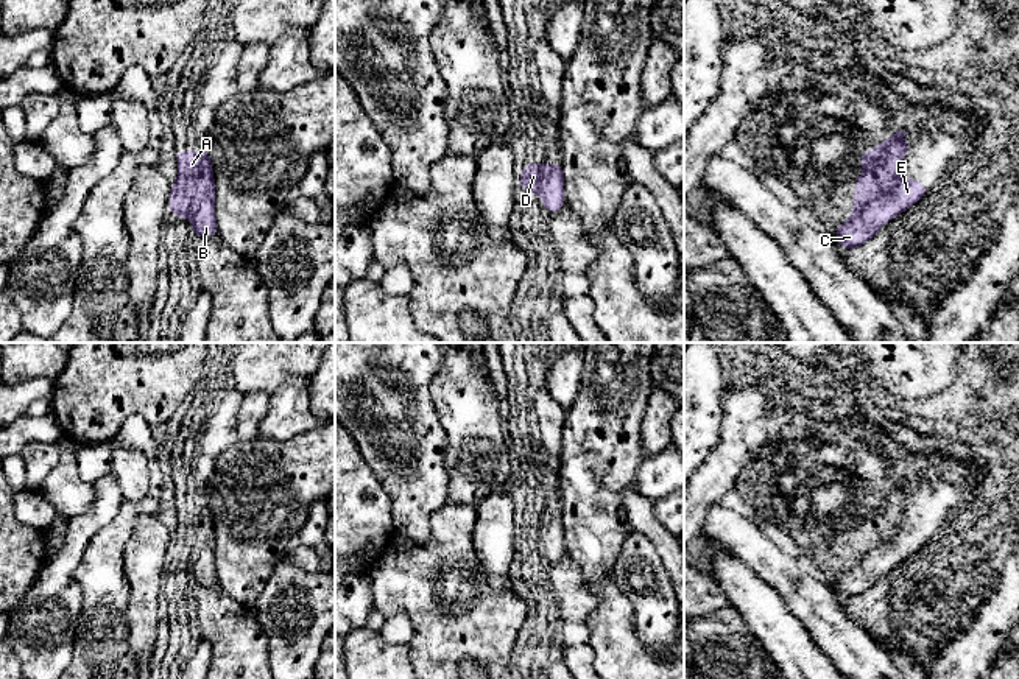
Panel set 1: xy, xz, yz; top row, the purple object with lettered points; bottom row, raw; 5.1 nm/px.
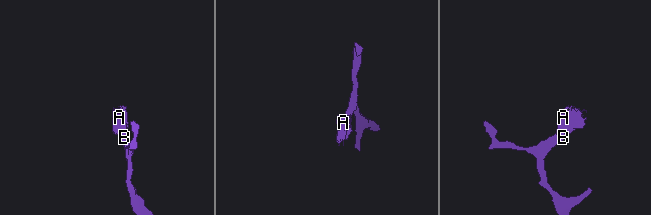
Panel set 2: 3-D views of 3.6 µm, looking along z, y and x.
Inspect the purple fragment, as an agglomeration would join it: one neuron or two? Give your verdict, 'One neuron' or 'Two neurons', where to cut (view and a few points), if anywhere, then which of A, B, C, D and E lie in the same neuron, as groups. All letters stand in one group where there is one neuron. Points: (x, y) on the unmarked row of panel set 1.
One neuron. No split. Groups: A B C D E

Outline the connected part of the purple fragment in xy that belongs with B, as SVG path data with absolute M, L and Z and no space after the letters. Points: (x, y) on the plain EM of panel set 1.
M178 500L179 525L170 537L170 559L192 568L193 586L212 586L215 570L215 529L209 500Z

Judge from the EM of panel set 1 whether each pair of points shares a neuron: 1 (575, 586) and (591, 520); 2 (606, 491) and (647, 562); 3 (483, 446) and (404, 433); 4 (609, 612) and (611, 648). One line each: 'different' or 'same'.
1: different
2: different
3: different
4: same

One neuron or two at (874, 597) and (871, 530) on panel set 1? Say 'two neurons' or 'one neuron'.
two neurons

